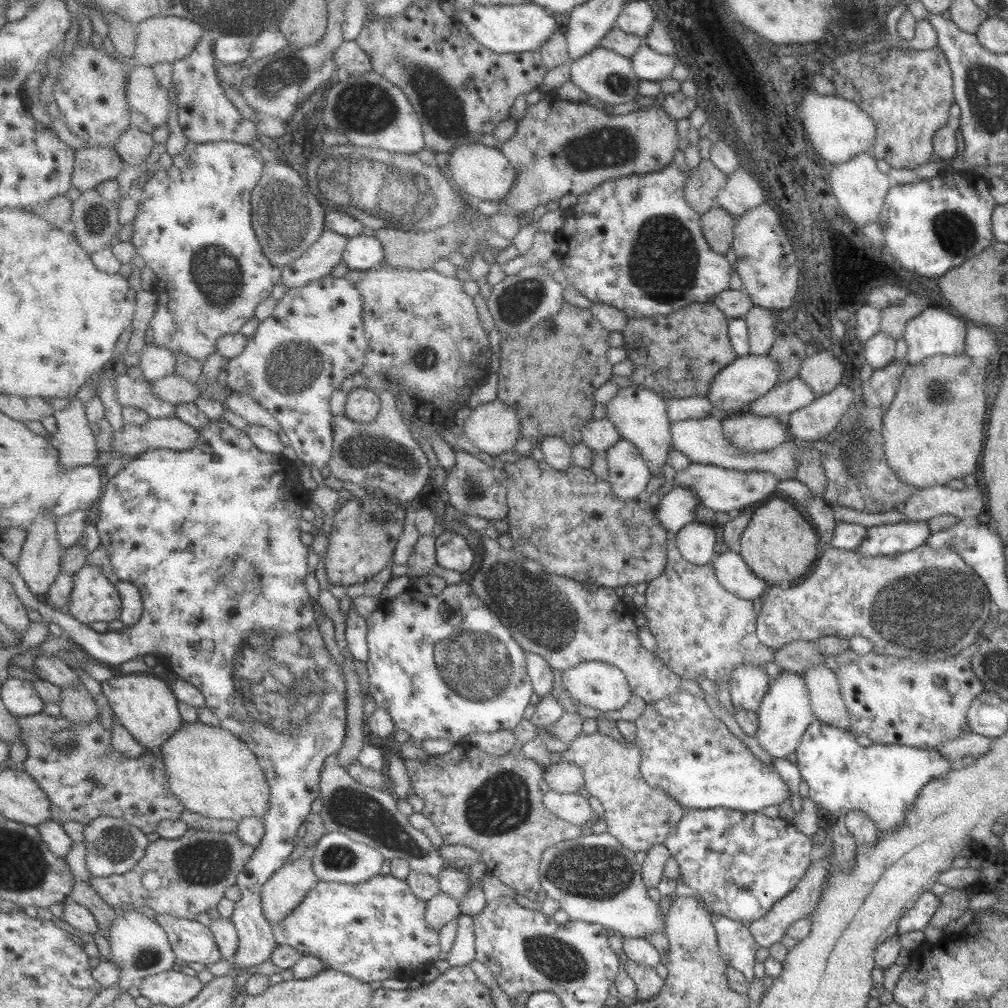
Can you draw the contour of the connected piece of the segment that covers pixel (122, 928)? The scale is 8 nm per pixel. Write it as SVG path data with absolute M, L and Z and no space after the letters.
M126 908L126 915L120 917L114 923L113 935L110 938L112 953L110 959L116 961L122 967L120 982L120 995L126 994L132 986L140 986L143 980L153 974L160 974L174 968L179 956L171 943L168 931L161 925L158 919L152 921L140 908Z

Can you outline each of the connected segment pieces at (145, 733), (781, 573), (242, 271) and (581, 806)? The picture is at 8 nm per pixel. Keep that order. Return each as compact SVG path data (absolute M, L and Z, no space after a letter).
M156 655L144 658L149 670L143 673L118 674L104 686L116 715L136 740L146 748L162 748L185 726L180 710L181 700L168 679L156 678L152 674L154 667L163 663Z
M780 498L771 499L761 507L756 508L752 520L746 526L746 530L742 532L740 541L740 556L758 578L762 578L772 586L781 585L784 587L801 580L810 572L820 555L820 536L813 523L810 524L806 521L806 518L792 504Z
M190 140L186 149L175 156L174 166L167 169L158 165L157 171L147 182L144 191L137 194L141 207L138 218L134 223L136 231L131 239L147 266L151 267L157 275L154 290L158 296L158 309L147 333L148 342L166 348L170 347L170 350L173 350L178 358L180 353L188 353L188 356L204 361L208 358L208 355L214 354L216 350L219 350L218 344L222 337L242 332L244 324L248 324L256 316L259 306L274 294L276 286L282 282L283 267L273 263L265 254L263 243L259 240L259 234L253 221L254 192L260 182L263 181L264 174L267 171L268 159L266 151L258 152L254 146L244 145L243 143L221 141L199 144Z
M550 788L545 793L545 803L554 814L581 828L596 821L590 800L580 793L559 793Z

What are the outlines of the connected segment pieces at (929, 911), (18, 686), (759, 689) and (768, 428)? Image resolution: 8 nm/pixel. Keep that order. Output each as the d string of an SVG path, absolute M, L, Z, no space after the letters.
M931 890L922 893L914 906L906 910L904 916L899 920L898 934L906 934L914 930L924 931L940 905L941 896L937 896Z
M10 676L3 684L3 699L12 714L20 718L42 714L47 708L35 683L18 677Z
M740 665L732 671L729 684L733 706L756 713L770 681L764 666Z
M748 411L723 418L724 436L744 451L769 451L789 438L779 417L763 417Z

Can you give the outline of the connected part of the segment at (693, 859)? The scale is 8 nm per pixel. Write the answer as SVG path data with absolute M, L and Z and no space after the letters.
M716 807L715 809L687 809L680 822L673 826L669 832L668 838L665 839L665 844L672 856L677 860L680 866L680 879L684 884L694 888L700 896L704 899L706 905L704 908L708 909L711 914L716 913L731 918L732 920L743 922L749 925L751 922L762 918L781 898L784 898L802 878L806 875L808 869L812 865L812 838L806 834L798 831L796 827L790 826L782 816L770 818L758 812L740 812L739 810L725 809L724 807Z

